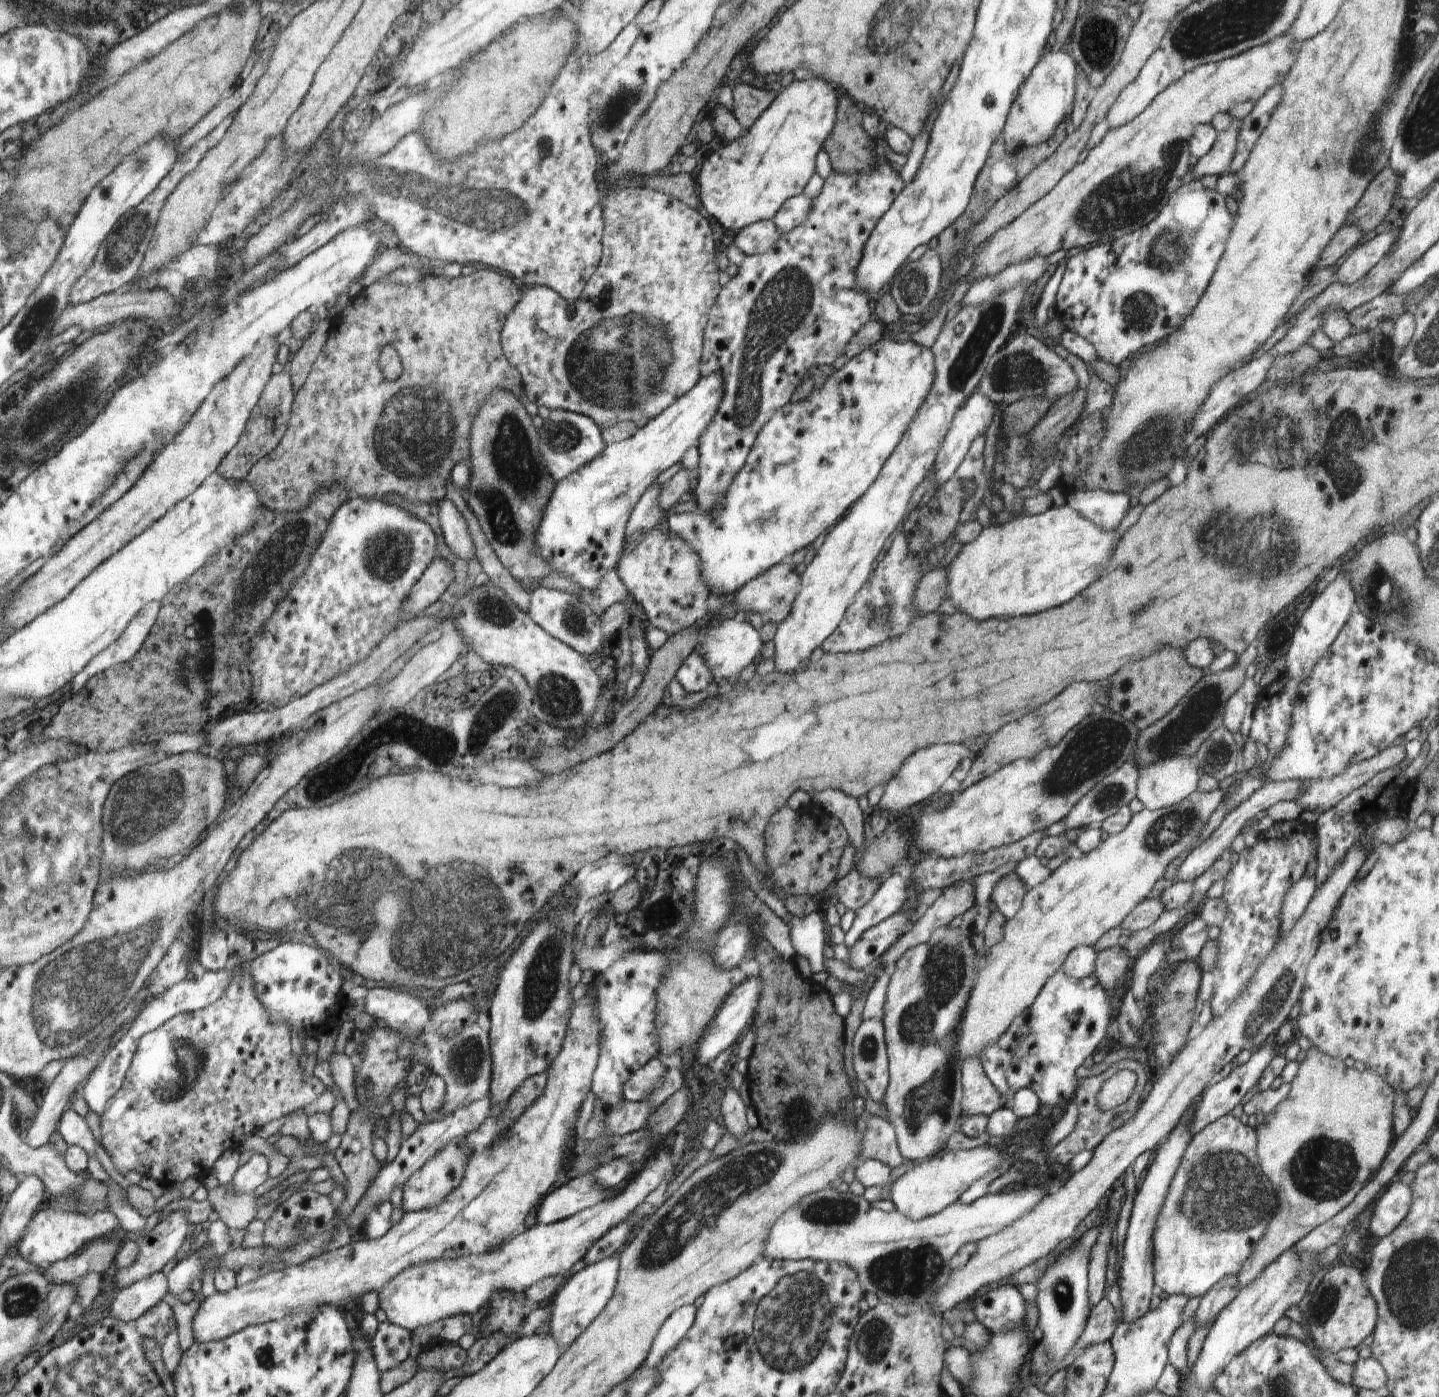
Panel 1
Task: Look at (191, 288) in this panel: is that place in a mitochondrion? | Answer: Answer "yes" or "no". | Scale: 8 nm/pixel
no

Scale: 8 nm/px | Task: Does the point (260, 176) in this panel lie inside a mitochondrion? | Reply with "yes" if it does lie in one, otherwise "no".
yes

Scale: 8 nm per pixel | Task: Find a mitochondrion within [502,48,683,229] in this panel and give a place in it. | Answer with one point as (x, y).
(616, 109)

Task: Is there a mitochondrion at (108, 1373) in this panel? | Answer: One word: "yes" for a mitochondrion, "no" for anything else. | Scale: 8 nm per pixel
yes

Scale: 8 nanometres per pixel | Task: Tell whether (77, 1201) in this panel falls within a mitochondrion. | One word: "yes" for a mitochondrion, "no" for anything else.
yes

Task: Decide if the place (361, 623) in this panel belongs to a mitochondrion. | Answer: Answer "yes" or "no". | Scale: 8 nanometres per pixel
no

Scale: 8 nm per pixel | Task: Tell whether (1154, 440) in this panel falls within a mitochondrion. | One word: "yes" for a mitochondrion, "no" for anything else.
yes

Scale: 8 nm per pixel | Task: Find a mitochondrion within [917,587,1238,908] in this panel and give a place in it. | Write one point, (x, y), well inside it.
(1091, 749)

